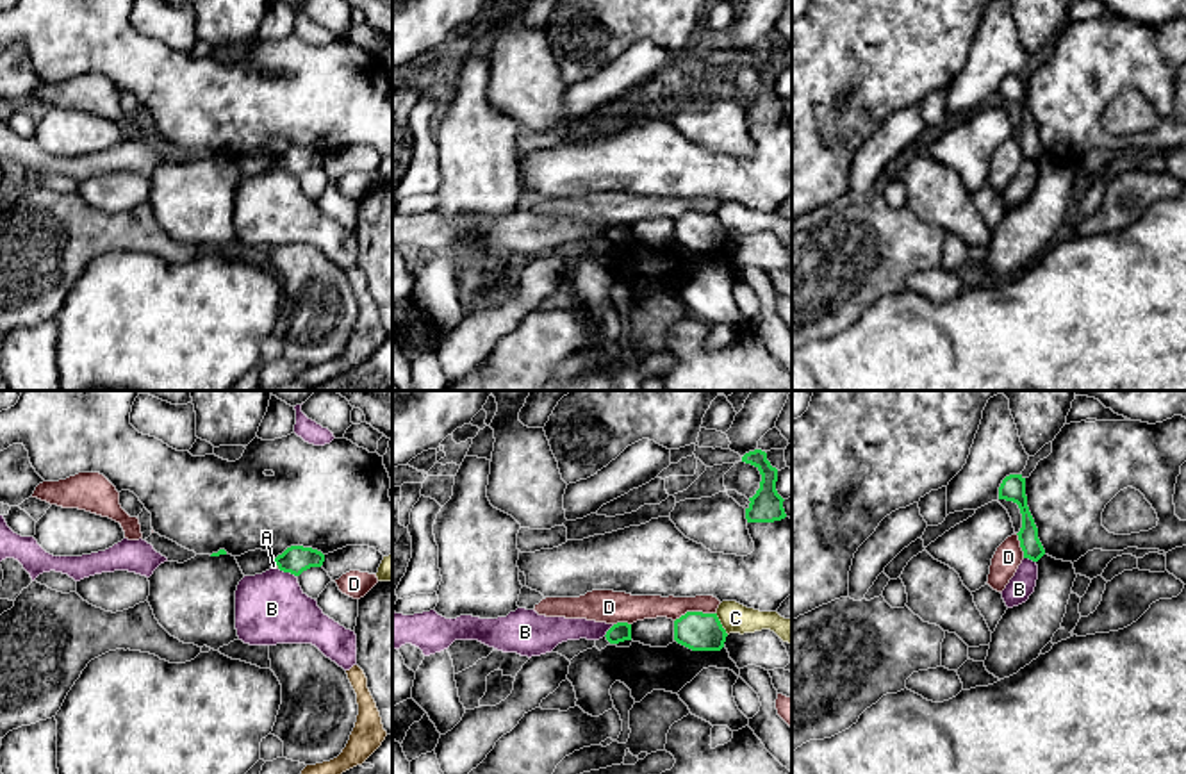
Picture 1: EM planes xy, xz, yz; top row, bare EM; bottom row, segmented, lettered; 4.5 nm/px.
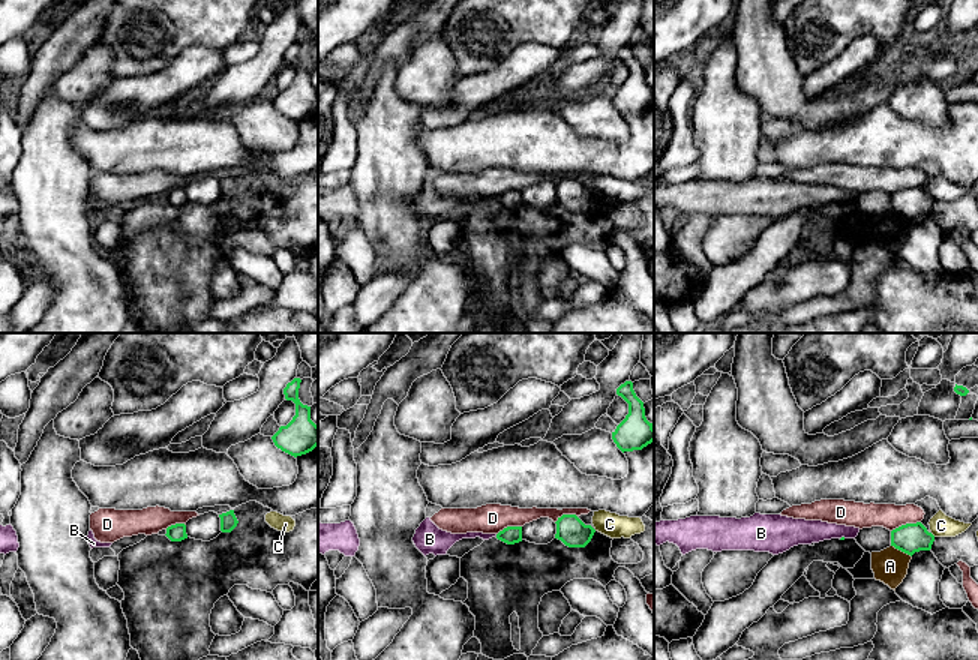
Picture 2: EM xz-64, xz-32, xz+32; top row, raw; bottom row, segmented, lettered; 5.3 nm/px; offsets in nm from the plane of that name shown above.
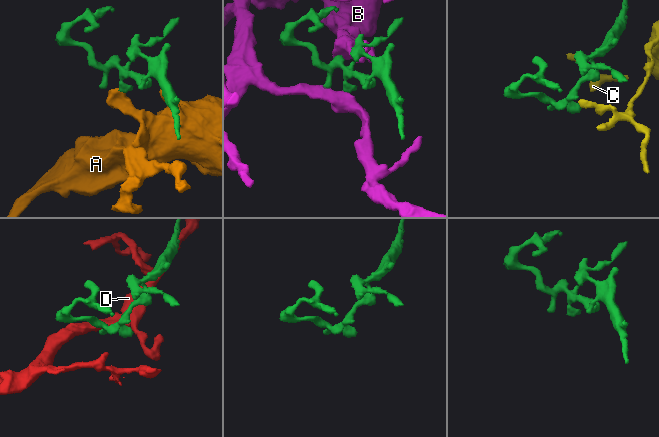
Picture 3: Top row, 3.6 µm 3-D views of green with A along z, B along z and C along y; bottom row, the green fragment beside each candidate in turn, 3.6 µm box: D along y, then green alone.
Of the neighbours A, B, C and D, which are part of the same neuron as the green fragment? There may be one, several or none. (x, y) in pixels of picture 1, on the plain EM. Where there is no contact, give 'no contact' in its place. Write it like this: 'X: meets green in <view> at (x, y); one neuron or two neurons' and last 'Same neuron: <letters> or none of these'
A: meets green in xy at (277, 164); two neurons
B: meets green in xy at (288, 172); two neurons
C: meets green in xz at (719, 223); two neurons
D: meets green in xz at (694, 213); two neurons
Same neuron: none of these

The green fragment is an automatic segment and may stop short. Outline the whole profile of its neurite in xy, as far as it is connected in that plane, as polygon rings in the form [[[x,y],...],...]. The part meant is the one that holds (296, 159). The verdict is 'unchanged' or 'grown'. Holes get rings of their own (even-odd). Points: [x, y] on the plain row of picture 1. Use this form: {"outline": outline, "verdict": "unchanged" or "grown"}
{"outline": [[[291,146],[282,155],[275,159],[280,171],[300,177],[310,168],[321,168],[325,155],[312,148]]], "verdict": "unchanged"}

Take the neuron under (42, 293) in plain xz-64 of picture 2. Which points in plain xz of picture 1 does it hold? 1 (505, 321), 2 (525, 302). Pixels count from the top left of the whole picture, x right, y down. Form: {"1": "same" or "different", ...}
{"1": "same", "2": "same"}

